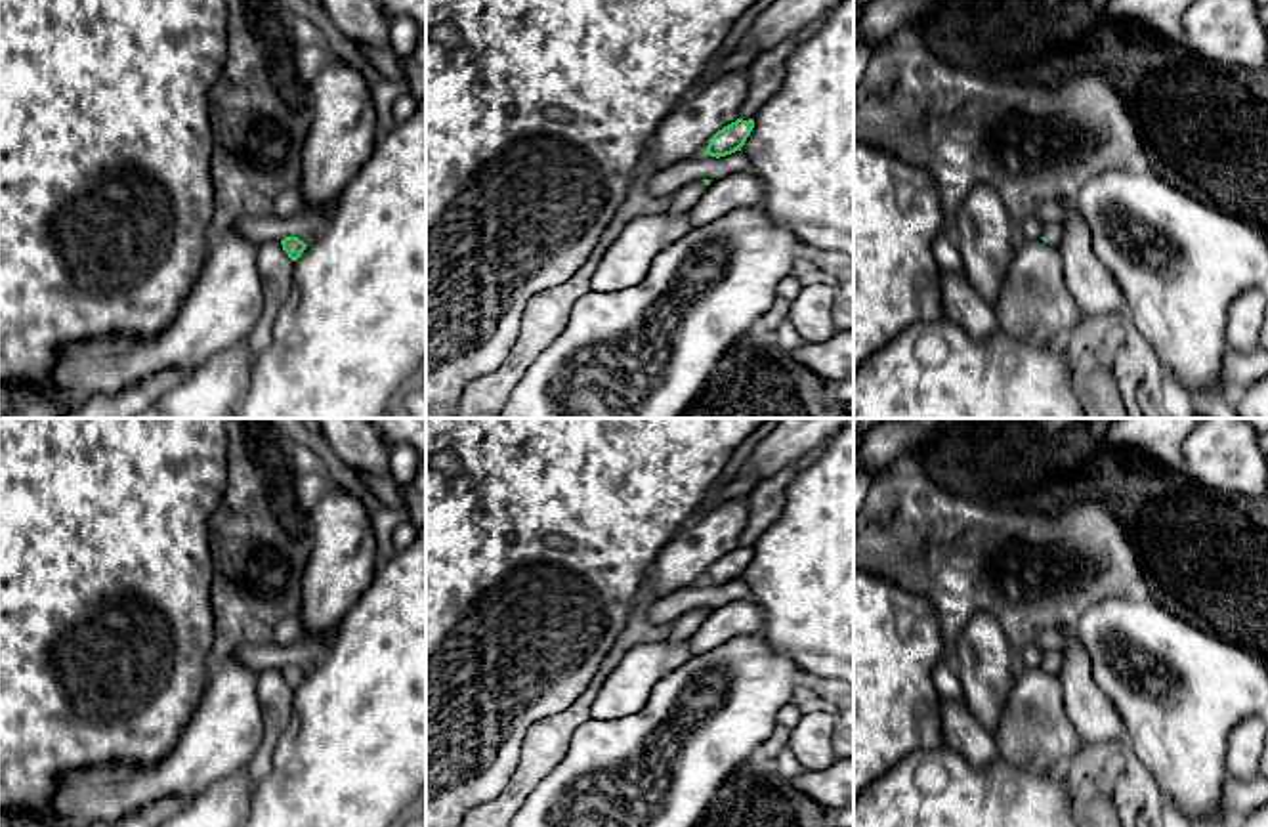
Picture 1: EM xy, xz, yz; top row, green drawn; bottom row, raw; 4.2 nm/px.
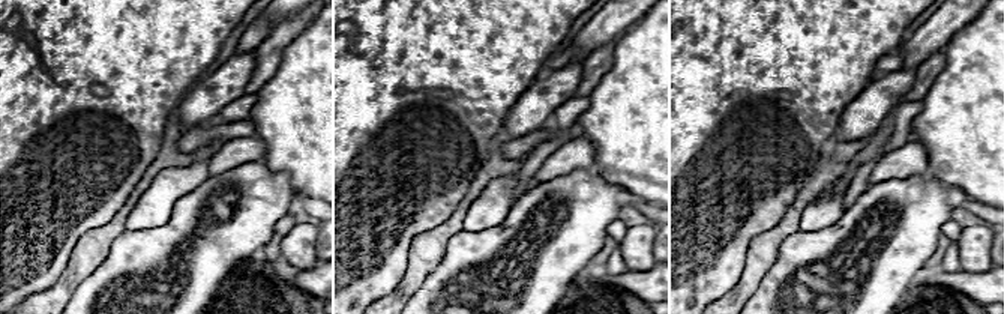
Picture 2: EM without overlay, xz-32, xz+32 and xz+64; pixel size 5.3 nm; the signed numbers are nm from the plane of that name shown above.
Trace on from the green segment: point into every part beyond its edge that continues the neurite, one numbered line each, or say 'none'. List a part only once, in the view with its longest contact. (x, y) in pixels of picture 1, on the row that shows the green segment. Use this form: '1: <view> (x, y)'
1: xz (682, 201)

